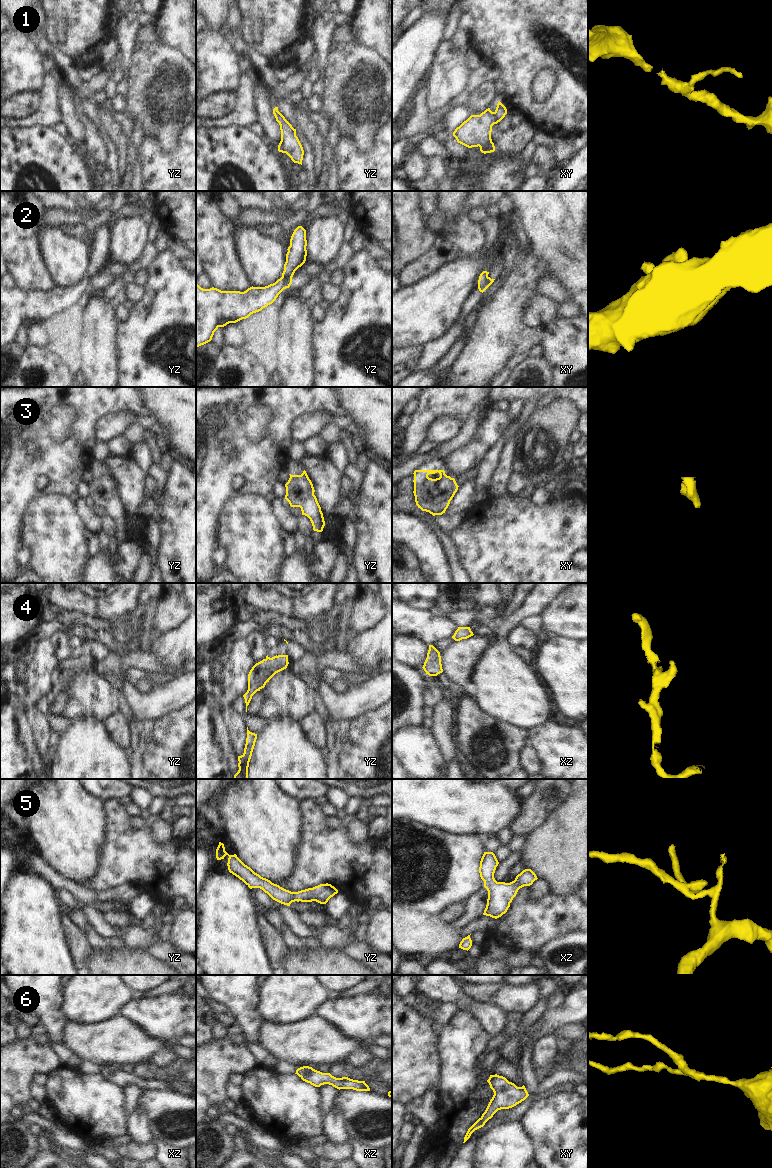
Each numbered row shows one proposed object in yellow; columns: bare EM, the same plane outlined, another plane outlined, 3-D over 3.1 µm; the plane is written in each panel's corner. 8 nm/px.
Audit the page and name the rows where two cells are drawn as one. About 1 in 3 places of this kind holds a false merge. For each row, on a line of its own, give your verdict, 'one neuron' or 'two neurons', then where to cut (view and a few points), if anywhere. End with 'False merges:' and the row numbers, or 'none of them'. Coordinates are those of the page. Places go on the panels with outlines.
1: two neurons; cut in xy along (493, 112), (493, 117), (497, 122)
2: one neuron; no cut
3: one neuron; no cut
4: one neuron; no cut
5: one neuron; no cut
6: one neuron; no cut
False merges: 1

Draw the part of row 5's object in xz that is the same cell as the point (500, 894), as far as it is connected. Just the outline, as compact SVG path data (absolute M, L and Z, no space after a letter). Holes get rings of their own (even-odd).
M484 852L479 867L480 877L488 891L487 905L483 915L495 919L507 912L520 888L530 886L538 879L531 869L525 869L510 883L497 882L494 873L498 864L499 862L493 852Z

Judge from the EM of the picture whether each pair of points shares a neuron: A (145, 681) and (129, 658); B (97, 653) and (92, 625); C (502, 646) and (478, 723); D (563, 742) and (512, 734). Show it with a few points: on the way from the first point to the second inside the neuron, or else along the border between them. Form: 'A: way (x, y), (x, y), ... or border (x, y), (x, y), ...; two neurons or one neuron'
A: border (127, 668), (140, 668), (148, 673); two neurons
B: border (96, 640), (105, 645); two neurons
C: border (475, 700), (485, 711), (503, 720); two neurons
D: border (528, 730), (529, 744); two neurons

